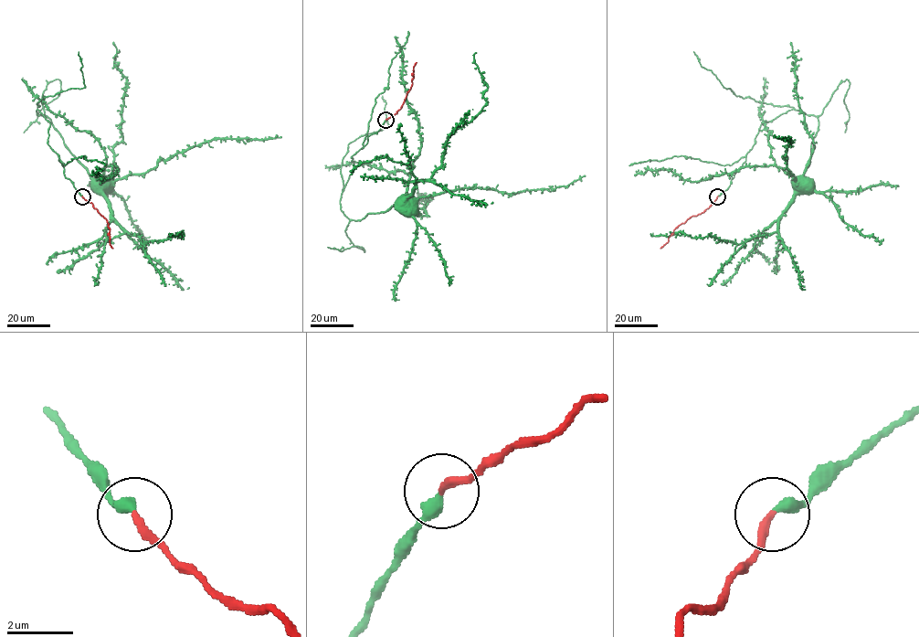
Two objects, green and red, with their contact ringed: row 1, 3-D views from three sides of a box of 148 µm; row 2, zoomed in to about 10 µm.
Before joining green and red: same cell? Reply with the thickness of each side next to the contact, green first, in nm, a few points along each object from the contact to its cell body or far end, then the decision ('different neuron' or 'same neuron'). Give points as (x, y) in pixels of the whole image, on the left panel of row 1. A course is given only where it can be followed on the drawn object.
360/260 nm | green via (82, 196), (47, 144), (49, 122), (37, 109), (36, 114), (47, 117), (67, 148), (102, 185) | red via (82, 196), (106, 220), (110, 245), (113, 248) | same neuron

